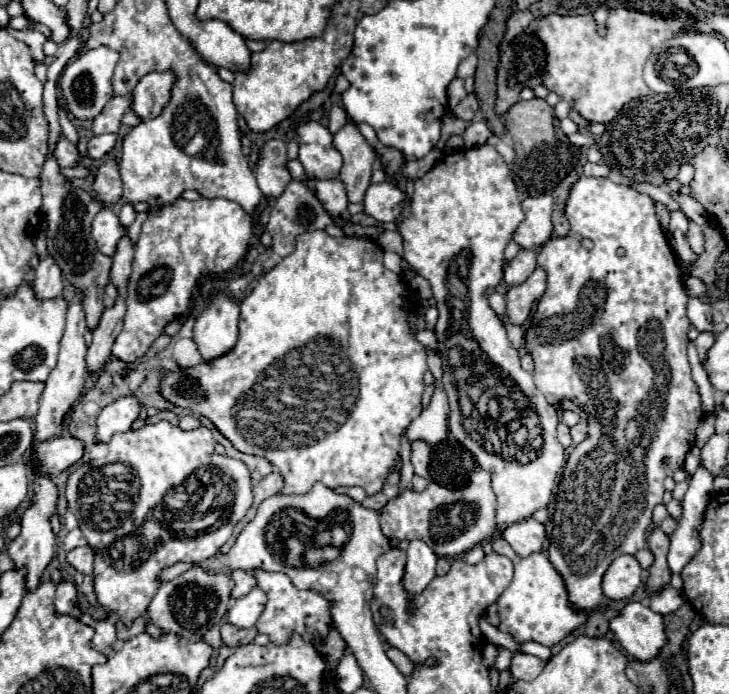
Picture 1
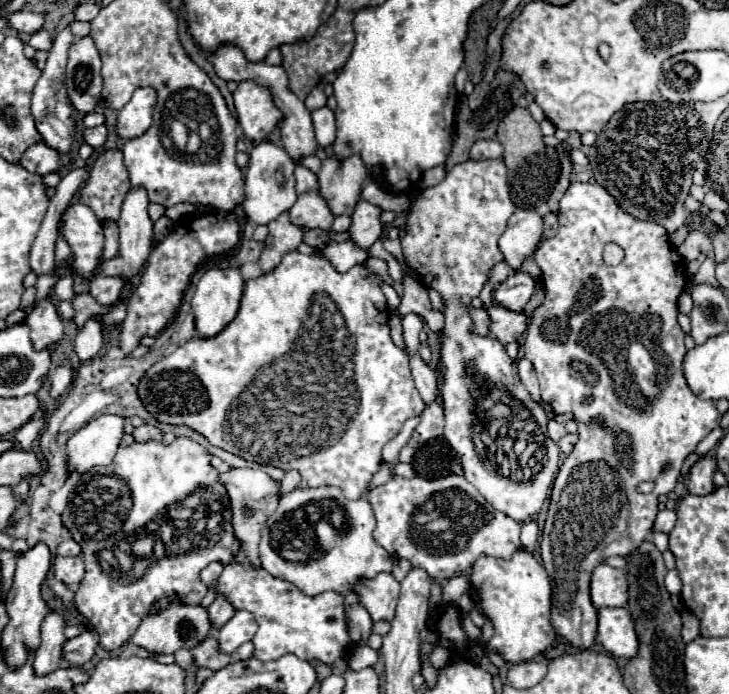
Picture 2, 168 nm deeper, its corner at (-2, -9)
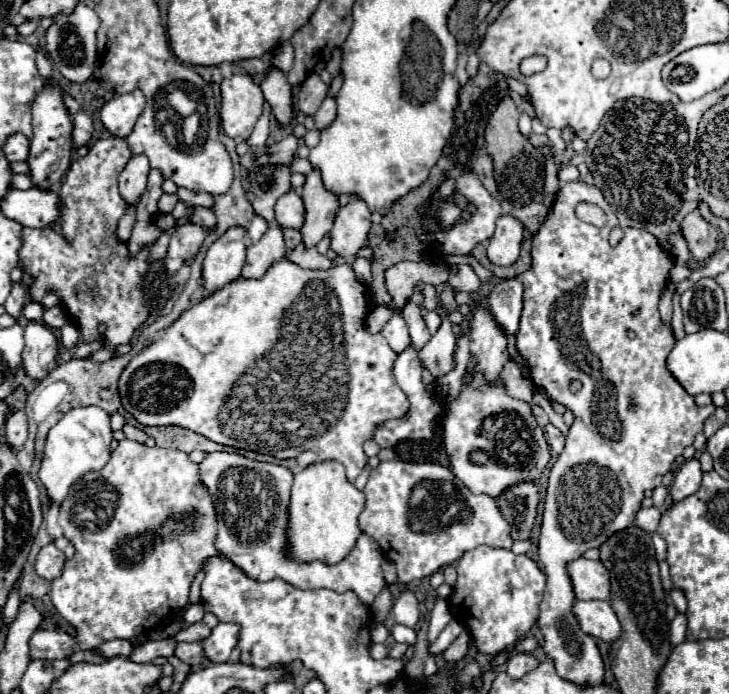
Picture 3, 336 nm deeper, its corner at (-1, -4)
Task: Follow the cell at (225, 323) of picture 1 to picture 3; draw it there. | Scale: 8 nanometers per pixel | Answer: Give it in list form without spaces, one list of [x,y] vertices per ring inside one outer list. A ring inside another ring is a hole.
[[[229,228],[209,246],[203,260],[203,286],[209,290],[209,294],[241,276],[245,250],[247,234],[243,228]]]

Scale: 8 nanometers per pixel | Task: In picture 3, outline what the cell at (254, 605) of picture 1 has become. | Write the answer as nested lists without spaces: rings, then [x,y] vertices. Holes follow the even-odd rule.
[[[219,622],[213,628],[211,636],[201,642],[205,656],[211,662],[227,662],[233,648],[237,646],[239,632],[241,632],[241,626],[237,626],[235,622]]]

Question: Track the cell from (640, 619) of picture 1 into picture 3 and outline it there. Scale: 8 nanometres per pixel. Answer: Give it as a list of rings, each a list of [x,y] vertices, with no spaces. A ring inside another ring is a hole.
[[[603,600],[575,602],[573,612],[579,618],[581,630],[585,630],[585,634],[589,636],[601,638],[605,642],[613,642],[621,636],[621,624],[609,602]]]

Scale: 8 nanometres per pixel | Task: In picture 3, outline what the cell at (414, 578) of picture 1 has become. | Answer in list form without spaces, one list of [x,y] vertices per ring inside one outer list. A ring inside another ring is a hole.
[[[405,590],[393,604],[391,608],[393,612],[393,620],[396,624],[409,626],[413,628],[417,622],[419,622],[419,600],[415,596],[413,590]]]

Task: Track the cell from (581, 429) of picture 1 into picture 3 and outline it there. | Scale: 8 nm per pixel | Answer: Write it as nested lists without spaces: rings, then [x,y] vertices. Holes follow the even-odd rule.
[[[547,424],[545,426],[545,436],[547,436],[547,442],[549,442],[551,450],[557,452],[557,454],[561,454],[561,450],[565,448],[565,436],[561,434],[561,430],[555,428],[553,424]]]

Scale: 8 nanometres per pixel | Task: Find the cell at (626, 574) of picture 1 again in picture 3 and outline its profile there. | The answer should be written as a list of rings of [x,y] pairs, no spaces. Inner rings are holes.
[[[579,558],[569,564],[569,576],[573,582],[577,600],[607,600],[611,594],[609,570],[601,566],[601,560]]]

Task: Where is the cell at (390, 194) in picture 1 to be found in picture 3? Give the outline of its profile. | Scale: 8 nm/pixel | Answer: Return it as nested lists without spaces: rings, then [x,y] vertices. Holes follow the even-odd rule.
[[[353,198],[347,206],[337,212],[333,230],[331,230],[331,248],[343,258],[353,258],[367,242],[371,230],[371,210],[361,202],[361,198]]]

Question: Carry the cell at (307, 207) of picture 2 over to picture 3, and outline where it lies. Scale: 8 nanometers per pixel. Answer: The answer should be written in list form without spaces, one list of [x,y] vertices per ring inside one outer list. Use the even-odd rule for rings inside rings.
[[[289,190],[275,204],[275,222],[283,228],[301,228],[305,222],[305,206],[301,206],[301,194],[297,190]]]

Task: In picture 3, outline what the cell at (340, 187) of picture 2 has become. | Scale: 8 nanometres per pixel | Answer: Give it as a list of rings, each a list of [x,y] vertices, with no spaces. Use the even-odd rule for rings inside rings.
[[[317,170],[307,174],[301,196],[305,202],[305,224],[301,228],[303,244],[315,246],[333,228],[333,218],[339,210],[339,198],[337,194],[329,194],[329,190],[325,190]]]

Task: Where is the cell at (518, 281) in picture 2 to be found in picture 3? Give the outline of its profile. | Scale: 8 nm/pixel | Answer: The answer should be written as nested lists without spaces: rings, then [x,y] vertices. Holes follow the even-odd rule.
[[[509,278],[497,282],[489,294],[489,312],[495,316],[495,320],[507,334],[517,332],[519,318],[521,318],[523,290],[525,286],[521,286],[517,278]]]

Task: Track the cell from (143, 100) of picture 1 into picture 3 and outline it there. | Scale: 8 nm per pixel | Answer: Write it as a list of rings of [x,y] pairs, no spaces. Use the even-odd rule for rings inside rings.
[[[133,90],[129,94],[123,96],[115,96],[113,100],[109,100],[103,108],[101,108],[101,122],[103,126],[119,138],[127,138],[133,128],[135,122],[139,118],[139,114],[145,108],[145,96],[141,90]]]

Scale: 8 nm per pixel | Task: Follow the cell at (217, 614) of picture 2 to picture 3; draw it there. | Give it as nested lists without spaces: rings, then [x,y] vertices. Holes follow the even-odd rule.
[[[207,612],[207,614],[205,614],[205,618],[203,618],[201,622],[191,624],[191,626],[187,626],[187,628],[183,628],[183,630],[177,634],[177,638],[175,638],[175,640],[179,640],[179,642],[199,642],[199,640],[205,640],[217,624],[219,624],[217,616]]]

